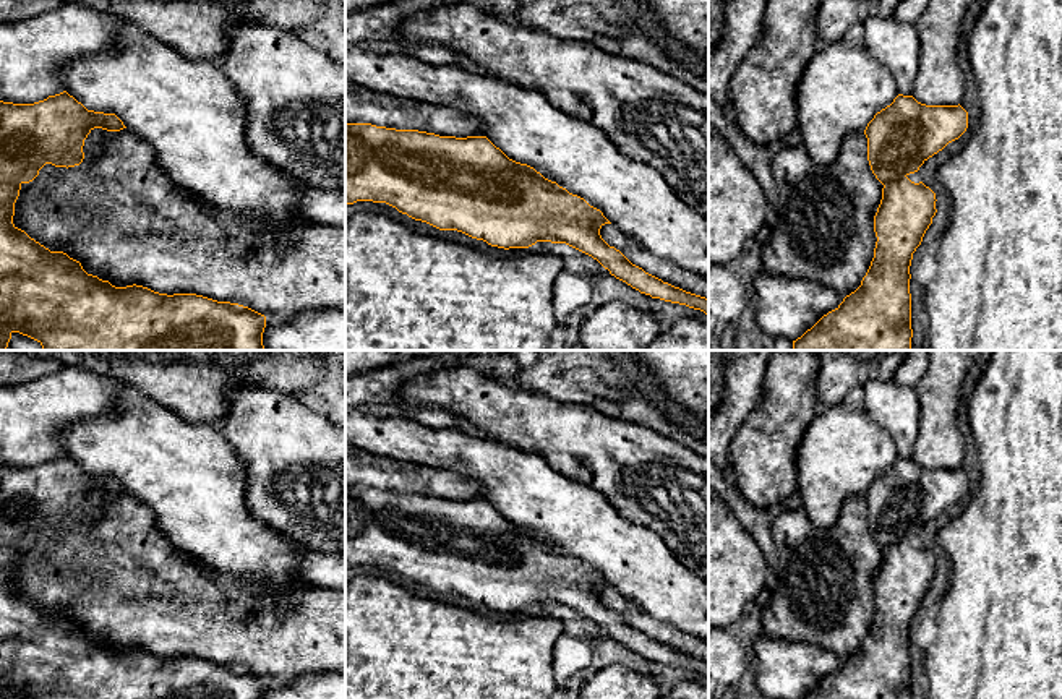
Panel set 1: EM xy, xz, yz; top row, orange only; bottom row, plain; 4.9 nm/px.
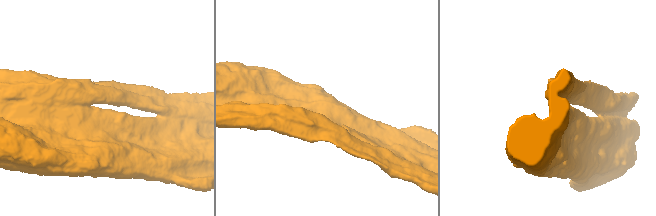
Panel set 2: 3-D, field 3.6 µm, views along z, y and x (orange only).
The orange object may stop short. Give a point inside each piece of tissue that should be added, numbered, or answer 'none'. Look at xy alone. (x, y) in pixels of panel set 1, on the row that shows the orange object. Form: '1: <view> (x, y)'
none

